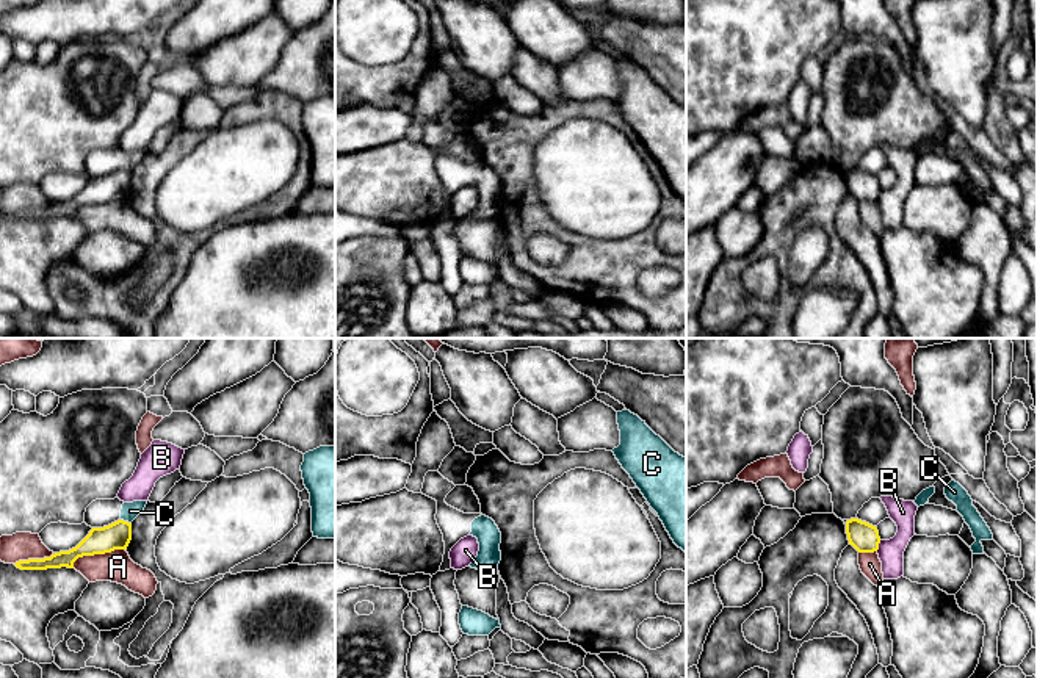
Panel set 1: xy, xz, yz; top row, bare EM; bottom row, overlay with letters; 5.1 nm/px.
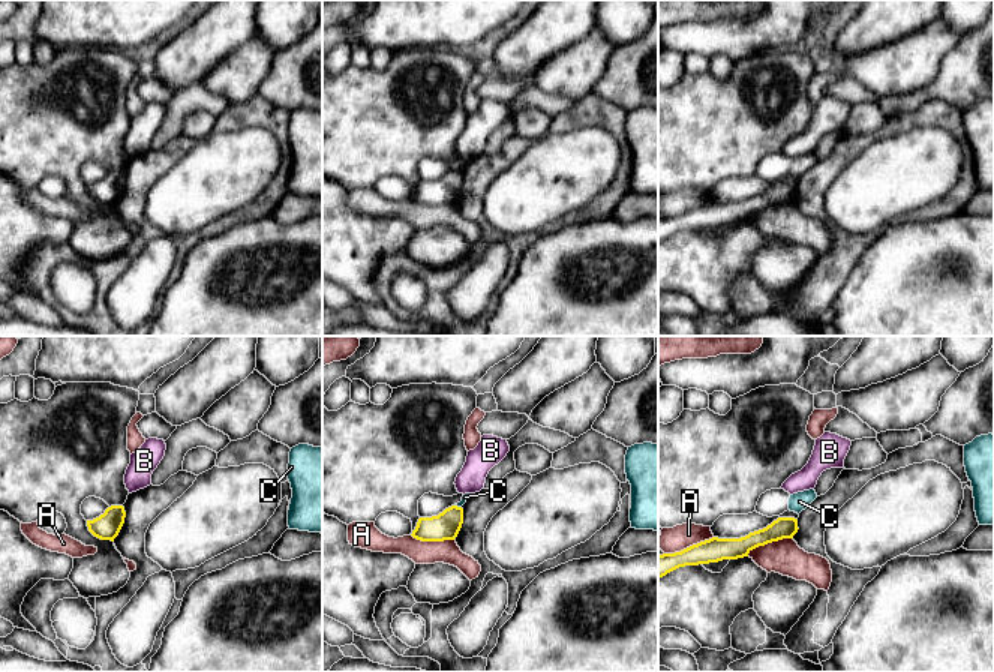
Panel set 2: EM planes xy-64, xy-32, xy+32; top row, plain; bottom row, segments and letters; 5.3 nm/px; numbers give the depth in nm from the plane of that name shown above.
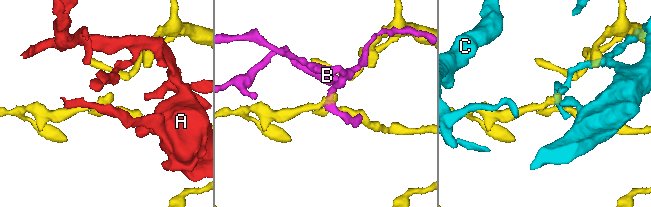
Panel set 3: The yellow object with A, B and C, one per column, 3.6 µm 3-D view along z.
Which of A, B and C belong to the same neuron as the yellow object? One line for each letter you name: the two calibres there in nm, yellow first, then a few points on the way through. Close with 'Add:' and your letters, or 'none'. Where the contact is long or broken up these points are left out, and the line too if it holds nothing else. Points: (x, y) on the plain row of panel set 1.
Add: none

